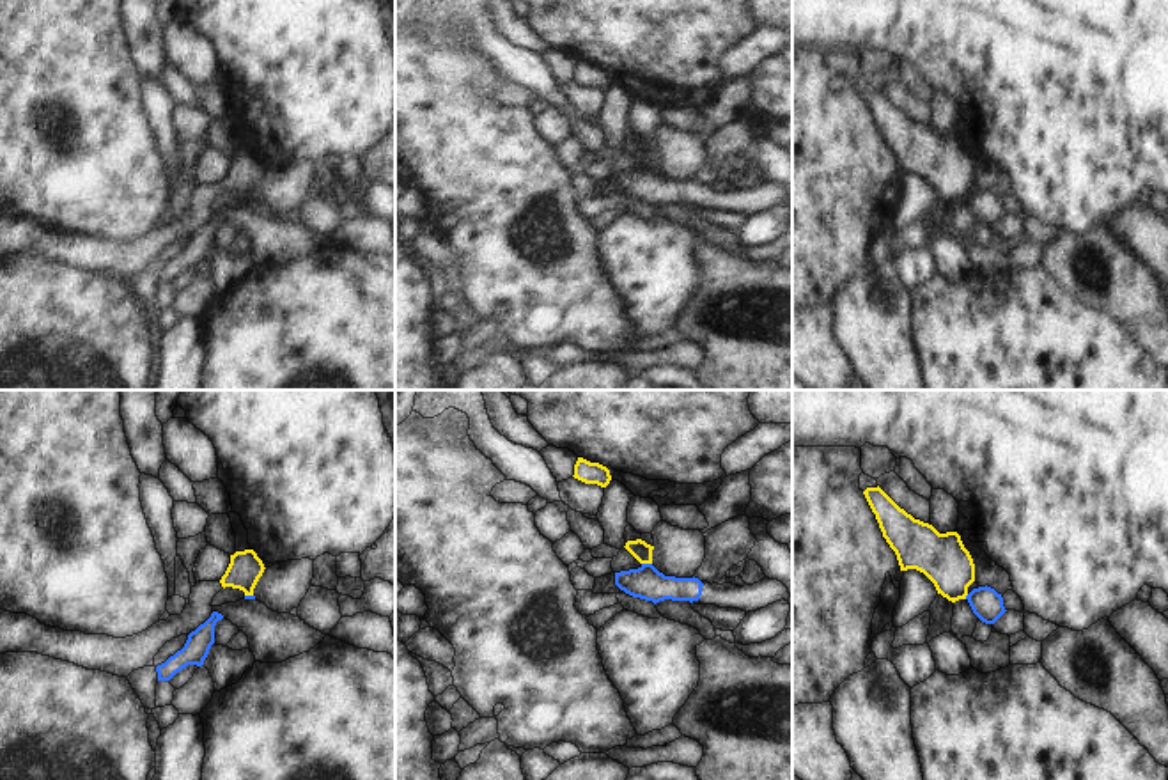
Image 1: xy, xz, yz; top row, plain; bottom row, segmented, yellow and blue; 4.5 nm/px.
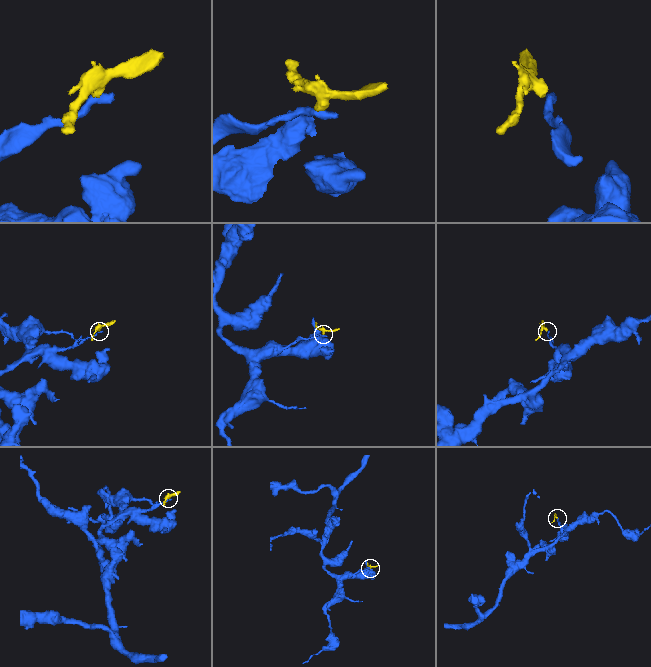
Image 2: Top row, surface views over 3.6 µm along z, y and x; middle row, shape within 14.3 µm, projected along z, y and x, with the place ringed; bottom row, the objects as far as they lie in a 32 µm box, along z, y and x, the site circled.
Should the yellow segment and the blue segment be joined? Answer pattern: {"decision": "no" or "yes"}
{"decision": "no"}

